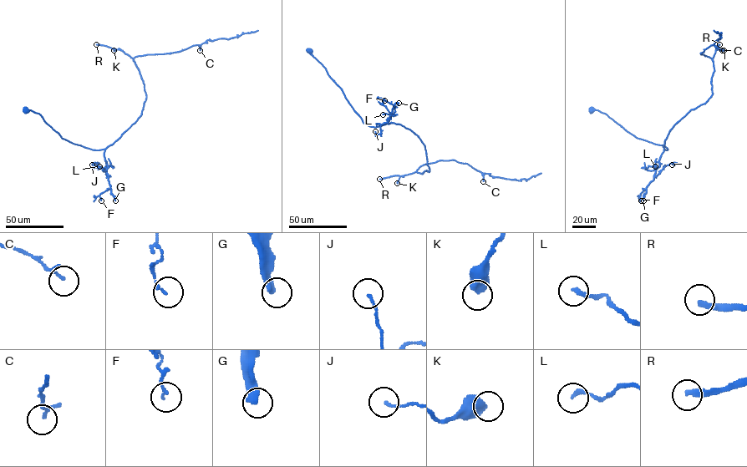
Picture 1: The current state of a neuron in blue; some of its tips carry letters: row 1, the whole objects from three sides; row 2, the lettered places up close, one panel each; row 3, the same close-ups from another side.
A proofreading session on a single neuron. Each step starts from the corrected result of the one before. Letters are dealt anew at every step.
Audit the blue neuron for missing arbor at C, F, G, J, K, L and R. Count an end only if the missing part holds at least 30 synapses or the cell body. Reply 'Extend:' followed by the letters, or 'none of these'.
Extend: G, R

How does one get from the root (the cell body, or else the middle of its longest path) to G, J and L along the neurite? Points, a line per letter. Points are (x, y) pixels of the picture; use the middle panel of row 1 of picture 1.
G: (309, 50), (341, 88), (364, 124), (372, 127), (388, 124), (394, 104), (398, 103)
J: (309, 50), (364, 124), (372, 127), (385, 124), (392, 114), (381, 125), (381, 133), (376, 135), (375, 131)
L: (309, 50), (341, 88), (364, 124), (372, 127), (388, 124), (389, 114), (383, 114)

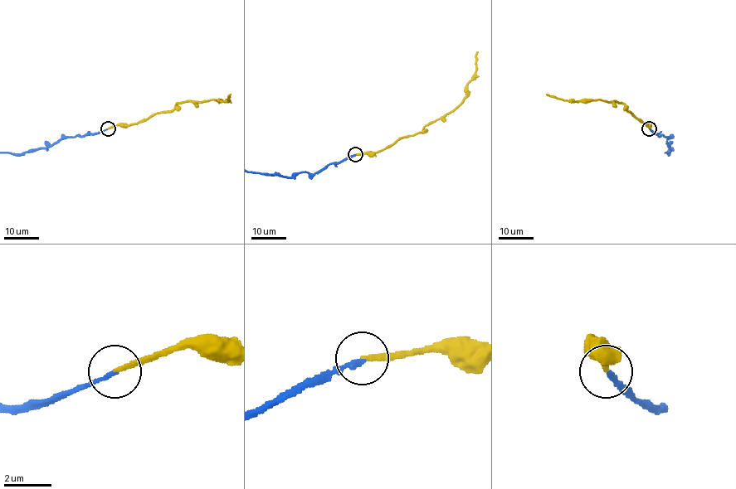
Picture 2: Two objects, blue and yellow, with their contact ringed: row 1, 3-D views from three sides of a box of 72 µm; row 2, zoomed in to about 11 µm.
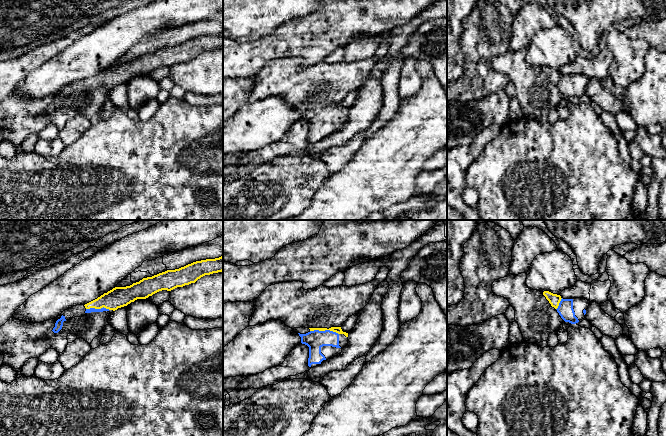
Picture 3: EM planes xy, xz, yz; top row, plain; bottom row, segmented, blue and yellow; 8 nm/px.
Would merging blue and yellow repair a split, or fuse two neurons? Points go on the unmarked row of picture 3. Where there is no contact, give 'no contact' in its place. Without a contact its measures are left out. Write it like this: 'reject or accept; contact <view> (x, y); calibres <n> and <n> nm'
accept; contact xz (325, 106); calibres 150 and 50 nm

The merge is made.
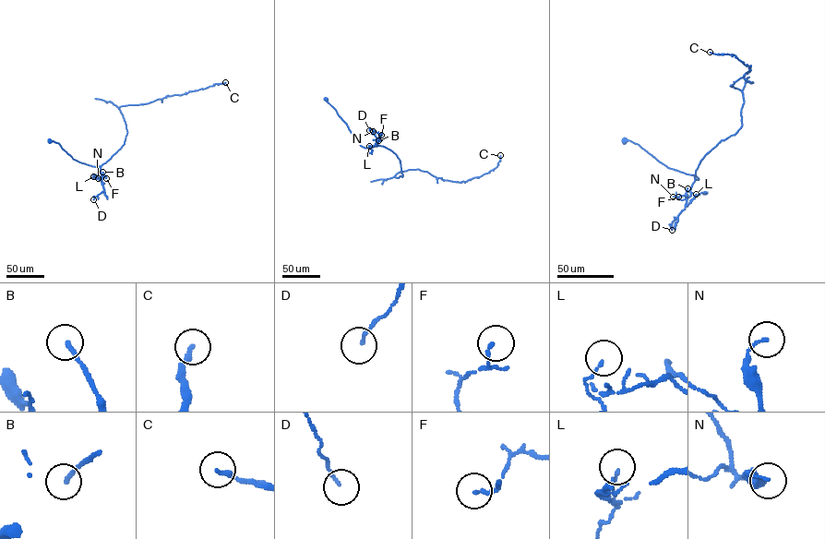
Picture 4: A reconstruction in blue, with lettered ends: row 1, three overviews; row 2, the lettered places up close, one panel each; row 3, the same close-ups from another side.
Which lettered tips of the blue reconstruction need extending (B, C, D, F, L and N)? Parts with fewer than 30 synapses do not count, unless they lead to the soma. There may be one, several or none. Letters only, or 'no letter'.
C

